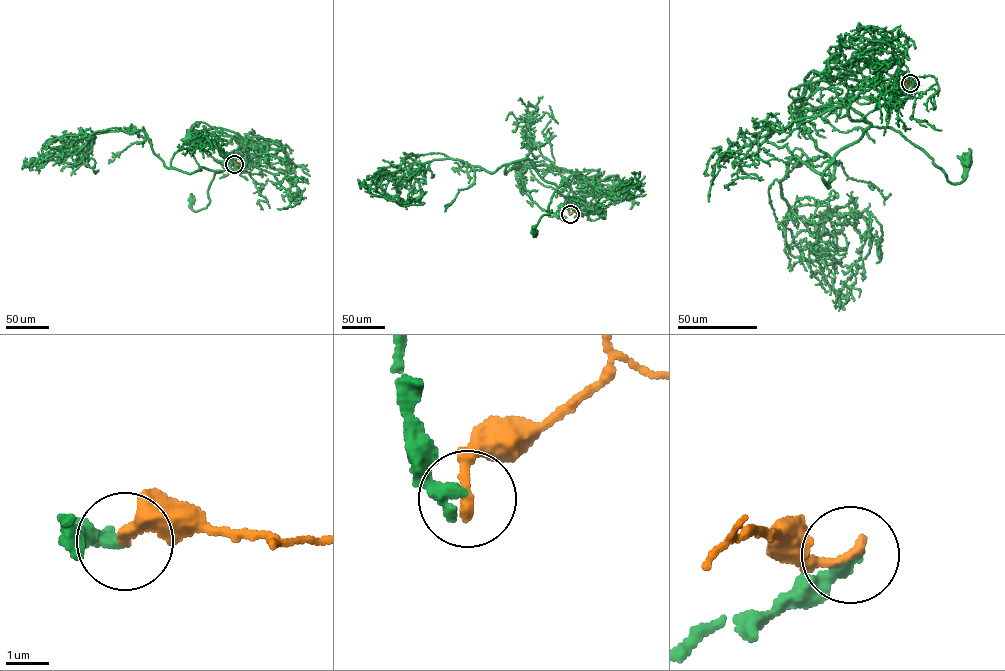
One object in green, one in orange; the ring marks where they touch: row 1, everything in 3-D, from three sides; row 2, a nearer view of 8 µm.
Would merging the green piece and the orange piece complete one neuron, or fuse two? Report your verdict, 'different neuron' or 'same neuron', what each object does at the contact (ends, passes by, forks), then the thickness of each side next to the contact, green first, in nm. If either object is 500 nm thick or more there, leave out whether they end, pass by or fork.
different neuron | green ends | orange ends | 320/240 nm

